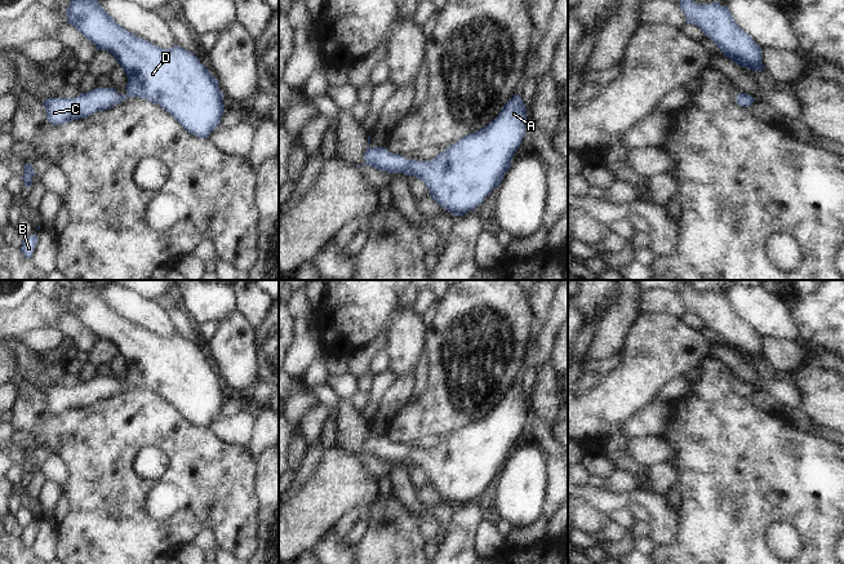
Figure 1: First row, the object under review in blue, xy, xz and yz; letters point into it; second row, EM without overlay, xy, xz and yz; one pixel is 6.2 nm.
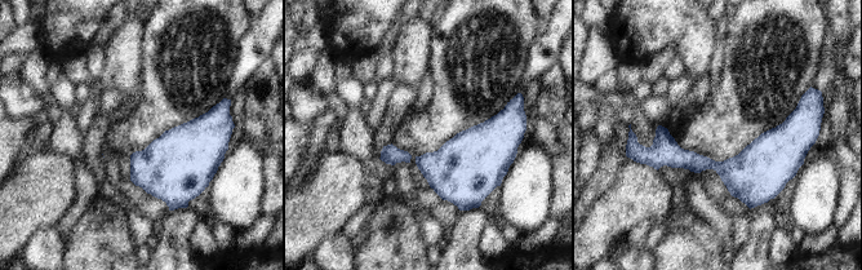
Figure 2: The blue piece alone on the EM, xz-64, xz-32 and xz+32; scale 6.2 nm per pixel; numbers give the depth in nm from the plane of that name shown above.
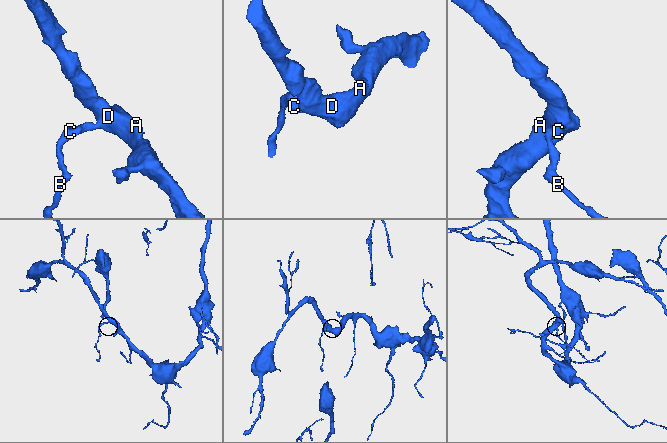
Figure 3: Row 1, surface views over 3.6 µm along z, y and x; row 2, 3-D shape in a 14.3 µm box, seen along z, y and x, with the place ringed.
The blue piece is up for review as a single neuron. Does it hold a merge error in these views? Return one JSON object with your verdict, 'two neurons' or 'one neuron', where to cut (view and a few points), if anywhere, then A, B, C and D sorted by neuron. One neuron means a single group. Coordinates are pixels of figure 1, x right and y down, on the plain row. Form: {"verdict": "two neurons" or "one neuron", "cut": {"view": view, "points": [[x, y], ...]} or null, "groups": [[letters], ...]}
{"verdict": "one neuron", "cut": null, "groups": [["A", "B", "C", "D"]]}

